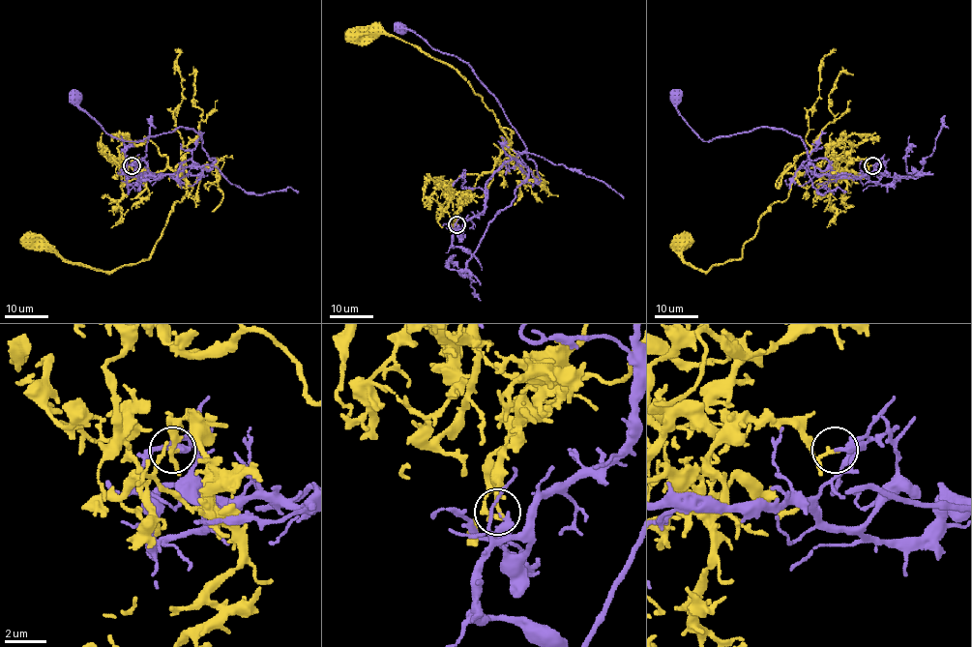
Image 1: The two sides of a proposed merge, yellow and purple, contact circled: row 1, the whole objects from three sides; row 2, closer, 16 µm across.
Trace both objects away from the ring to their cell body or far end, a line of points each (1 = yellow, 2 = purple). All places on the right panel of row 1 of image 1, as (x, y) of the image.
1: (872, 164), (855, 159), (828, 173), (802, 172), (738, 259), (700, 270), (684, 261), (684, 241)
2: (872, 164), (878, 181), (816, 174), (808, 166), (829, 161), (769, 127), (703, 141), (678, 89)

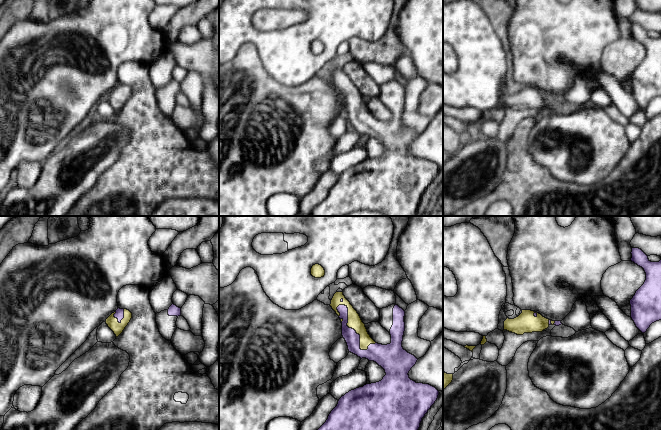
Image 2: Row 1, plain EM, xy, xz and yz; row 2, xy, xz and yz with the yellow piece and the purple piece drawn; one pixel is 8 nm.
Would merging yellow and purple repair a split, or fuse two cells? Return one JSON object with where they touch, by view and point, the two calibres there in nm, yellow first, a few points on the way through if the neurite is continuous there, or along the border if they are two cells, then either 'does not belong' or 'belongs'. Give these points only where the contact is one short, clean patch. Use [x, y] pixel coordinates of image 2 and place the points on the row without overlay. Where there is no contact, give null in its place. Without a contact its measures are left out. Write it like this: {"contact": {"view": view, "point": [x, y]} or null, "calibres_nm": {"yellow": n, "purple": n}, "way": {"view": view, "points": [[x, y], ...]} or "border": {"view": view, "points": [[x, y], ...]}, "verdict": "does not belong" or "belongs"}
{"contact": {"view": "xz", "point": [355, 106]}, "calibres_nm": {"yellow": 110, "purple": 150}, "verdict": "does not belong"}

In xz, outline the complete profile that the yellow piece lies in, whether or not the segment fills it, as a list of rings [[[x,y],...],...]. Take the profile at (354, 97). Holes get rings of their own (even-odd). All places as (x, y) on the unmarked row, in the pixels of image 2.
[[[336,68],[330,80],[338,92],[340,92],[340,89],[337,86],[339,81],[345,81],[348,84],[347,102],[354,105],[356,109],[360,111],[360,125],[367,126],[370,120],[375,120],[376,118],[368,110],[365,100],[362,98],[359,90],[353,84],[350,78],[345,74],[343,68]]]

